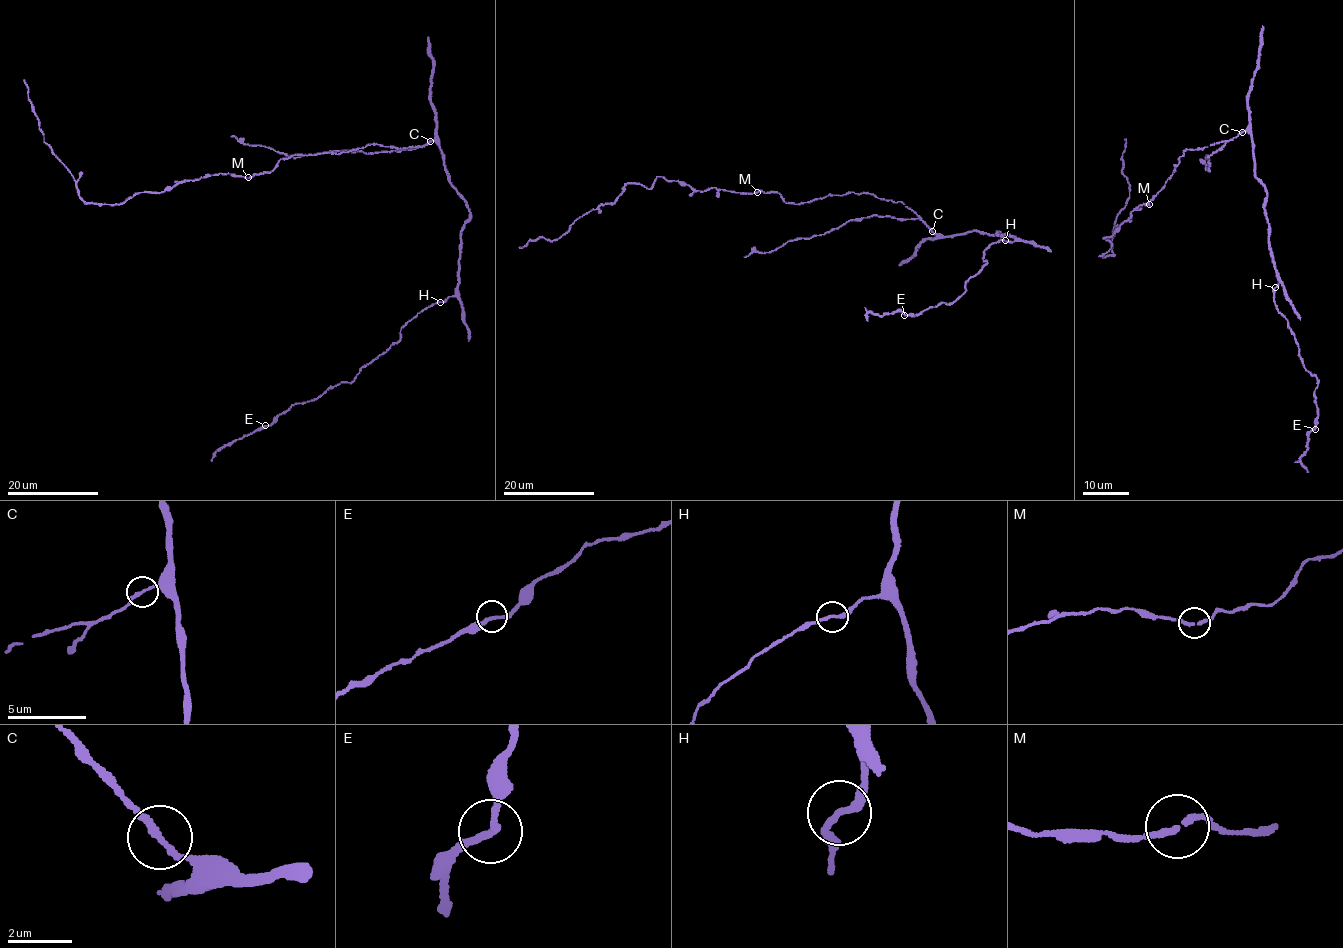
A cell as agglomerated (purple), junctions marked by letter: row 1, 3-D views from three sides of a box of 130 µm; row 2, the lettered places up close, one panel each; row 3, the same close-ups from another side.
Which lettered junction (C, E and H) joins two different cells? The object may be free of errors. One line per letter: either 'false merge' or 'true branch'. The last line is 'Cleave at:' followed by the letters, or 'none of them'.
C: true branch
E: true branch
H: true branch
Cleave at: none of them

